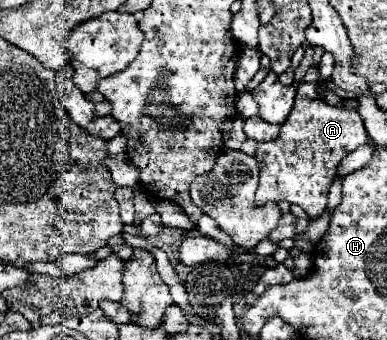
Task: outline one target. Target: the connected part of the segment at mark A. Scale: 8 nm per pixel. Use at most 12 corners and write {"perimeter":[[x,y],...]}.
{"perimeter":[[310,66],[276,140],[260,142],[256,204],[318,218],[340,160],[370,140],[318,96]]}

